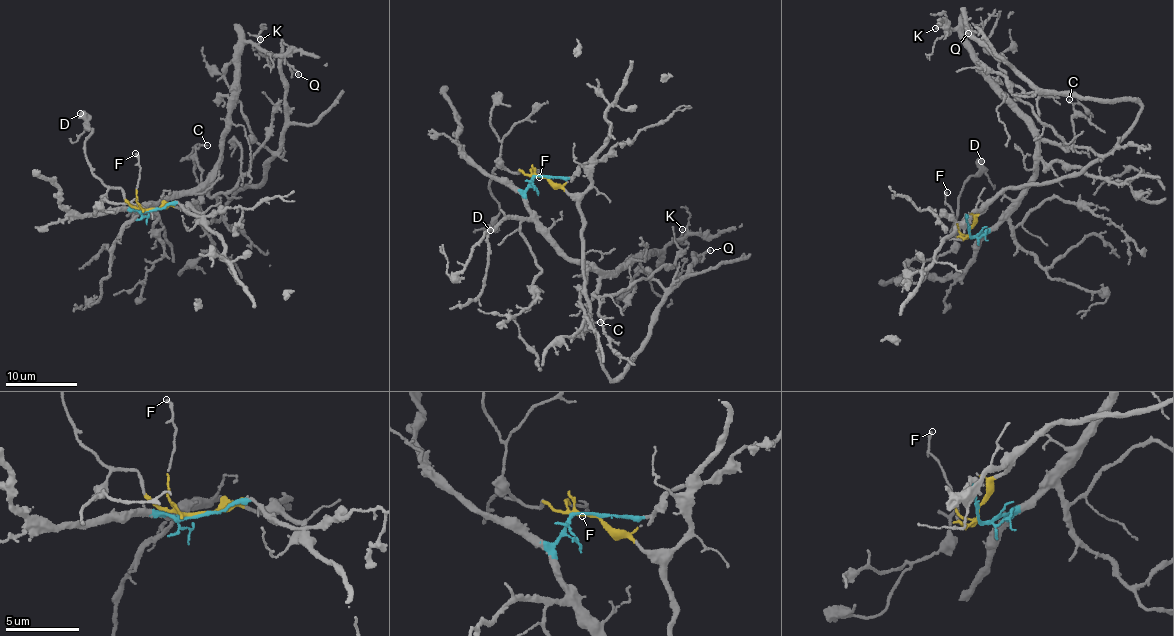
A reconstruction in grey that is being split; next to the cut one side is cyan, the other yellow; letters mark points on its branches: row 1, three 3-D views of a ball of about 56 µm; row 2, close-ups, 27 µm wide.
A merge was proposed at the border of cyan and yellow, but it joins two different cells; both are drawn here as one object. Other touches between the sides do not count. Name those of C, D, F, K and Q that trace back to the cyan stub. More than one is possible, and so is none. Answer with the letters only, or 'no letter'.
C, K

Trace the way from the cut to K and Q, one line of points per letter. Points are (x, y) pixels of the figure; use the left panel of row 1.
K: (149, 210), (135, 208), (137, 213), (191, 191), (213, 168), (235, 100), (235, 59), (244, 44), (261, 40)
Q: (149, 210), (195, 203), (207, 225), (247, 183), (261, 182), (286, 122), (281, 64), (299, 75)

